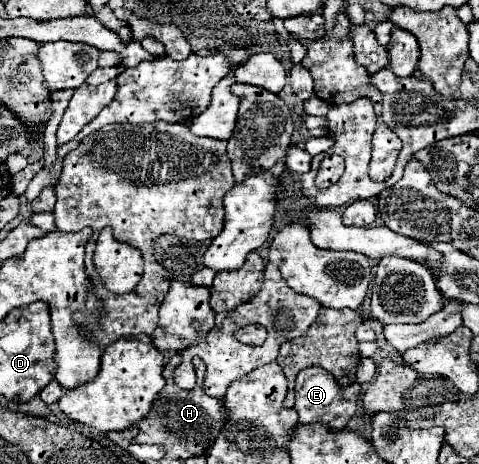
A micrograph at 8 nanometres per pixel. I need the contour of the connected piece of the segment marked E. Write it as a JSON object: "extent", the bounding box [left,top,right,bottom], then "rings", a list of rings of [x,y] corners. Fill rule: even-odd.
{"extent":[295,369,361,429],"rings":[[[305,369],[297,375],[295,385],[295,409],[299,413],[299,423],[315,423],[321,421],[333,429],[345,427],[349,419],[357,413],[357,401],[361,395],[361,385],[353,383],[351,387],[339,387],[333,375],[321,369]]]}

